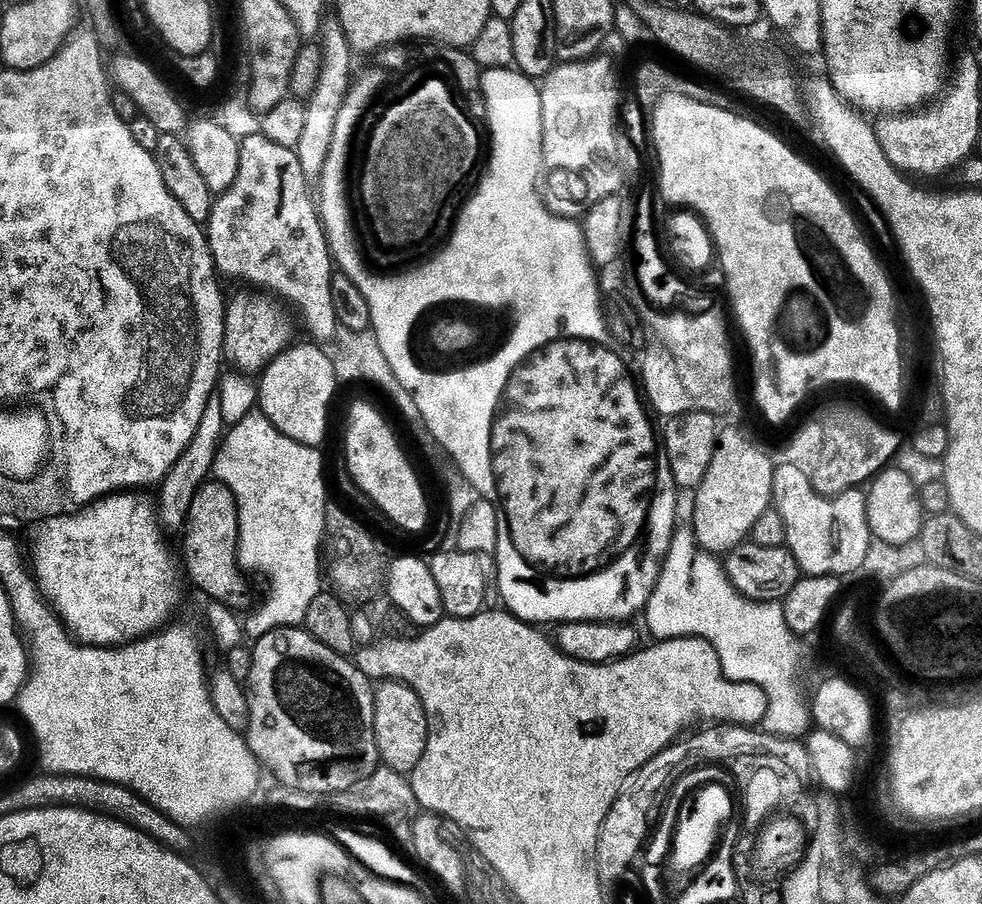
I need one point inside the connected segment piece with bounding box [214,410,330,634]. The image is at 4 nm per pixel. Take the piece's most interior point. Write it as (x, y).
(273, 478)

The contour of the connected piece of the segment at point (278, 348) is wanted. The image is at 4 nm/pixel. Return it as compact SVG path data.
M259 291L240 292L236 297L229 299L224 314L224 350L223 355L232 364L237 364L239 371L263 373L264 369L293 343L292 320L284 313L280 304L271 300L268 294L259 296Z

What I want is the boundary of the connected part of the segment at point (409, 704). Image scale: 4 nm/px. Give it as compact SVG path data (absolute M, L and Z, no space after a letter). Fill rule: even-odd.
M399 680L383 681L376 688L374 734L380 755L380 764L401 774L411 774L422 762L428 741L428 715L414 690Z

